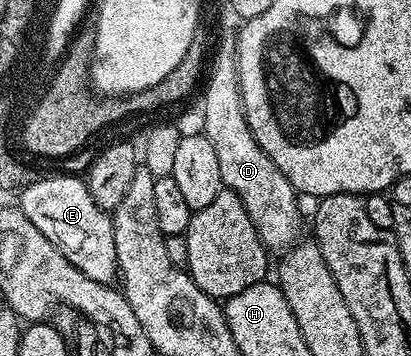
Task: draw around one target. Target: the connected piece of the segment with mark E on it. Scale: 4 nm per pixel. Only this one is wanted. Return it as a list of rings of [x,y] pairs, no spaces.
[[[72,174],[44,177],[38,177],[20,191],[19,208],[83,276],[91,276],[96,282],[112,283],[118,277],[112,217],[95,204],[88,185],[80,177]]]

